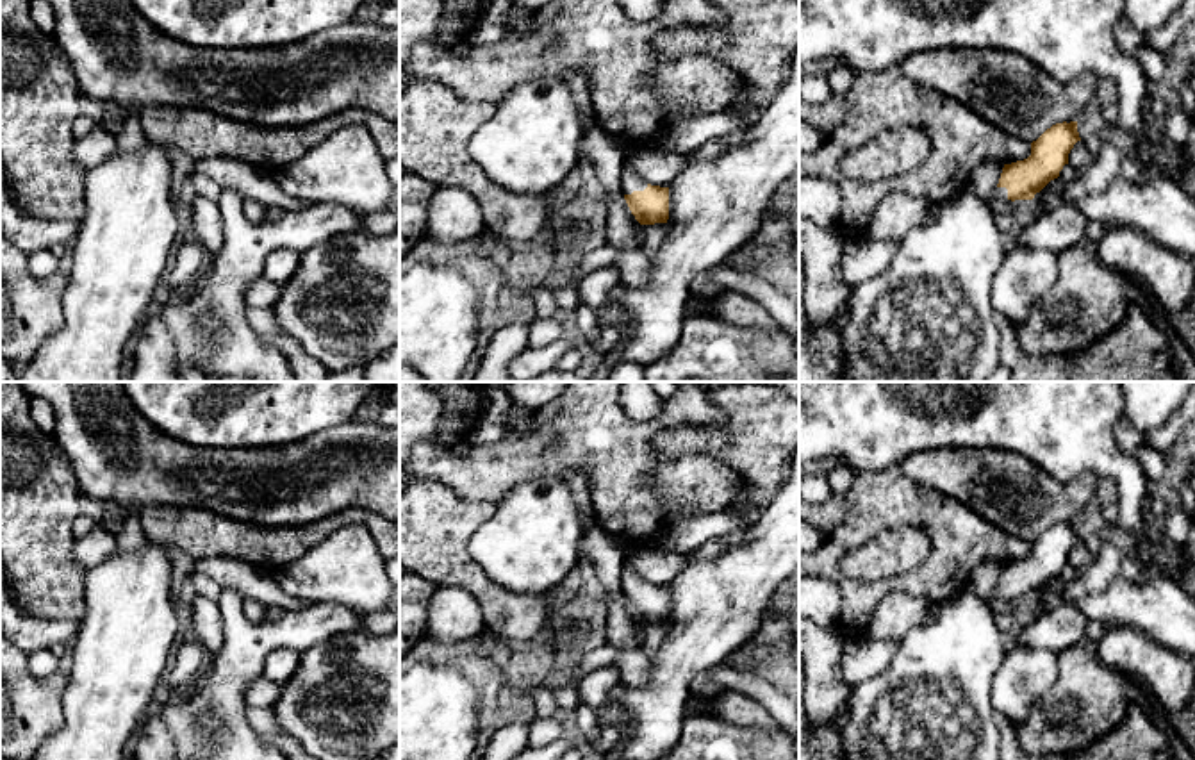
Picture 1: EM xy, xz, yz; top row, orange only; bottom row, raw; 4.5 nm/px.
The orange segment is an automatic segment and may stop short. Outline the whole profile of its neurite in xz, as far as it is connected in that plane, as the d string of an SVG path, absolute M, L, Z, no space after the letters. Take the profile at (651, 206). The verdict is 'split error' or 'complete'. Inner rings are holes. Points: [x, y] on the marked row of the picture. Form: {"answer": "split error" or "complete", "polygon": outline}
{"answer": "split error", "polygon": "M622 146L624 166L621 173L621 189L624 200L640 225L667 223L669 187L646 184L642 177L630 169L630 161L640 152L640 148Z"}

